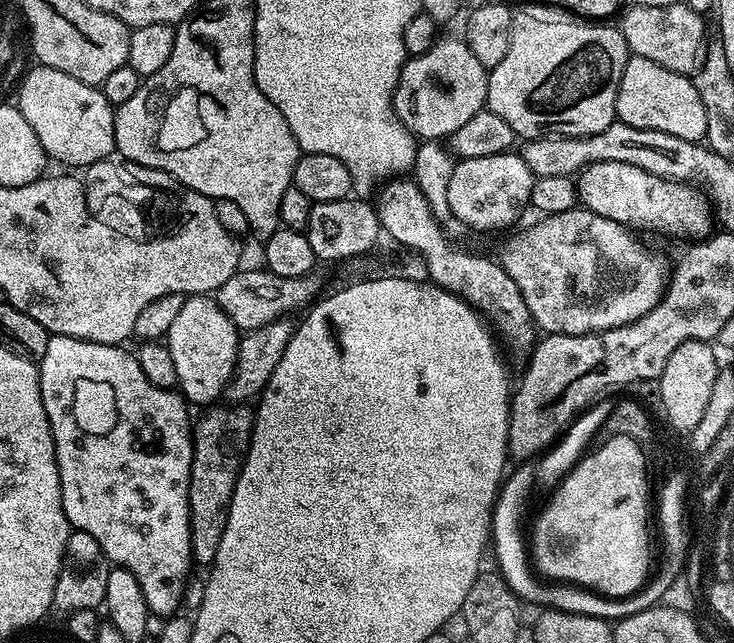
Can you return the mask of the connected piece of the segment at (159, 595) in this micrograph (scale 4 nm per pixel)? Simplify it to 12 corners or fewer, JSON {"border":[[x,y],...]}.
{"border":[[49,335],[62,506],[149,613],[194,568],[194,424],[131,351]]}

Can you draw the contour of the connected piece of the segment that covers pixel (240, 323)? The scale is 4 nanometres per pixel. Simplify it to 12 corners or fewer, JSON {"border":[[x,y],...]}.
{"border":[[236,271],[214,294],[241,333],[317,299],[316,274]]}

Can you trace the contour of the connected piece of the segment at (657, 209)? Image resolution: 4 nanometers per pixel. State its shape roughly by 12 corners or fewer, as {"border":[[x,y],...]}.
{"border":[[626,162],[575,177],[602,218],[692,242],[713,231],[712,201],[691,182]]}

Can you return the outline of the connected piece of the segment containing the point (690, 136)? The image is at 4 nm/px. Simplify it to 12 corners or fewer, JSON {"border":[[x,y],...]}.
{"border":[[629,55],[621,124],[706,137],[706,106],[685,73]]}

